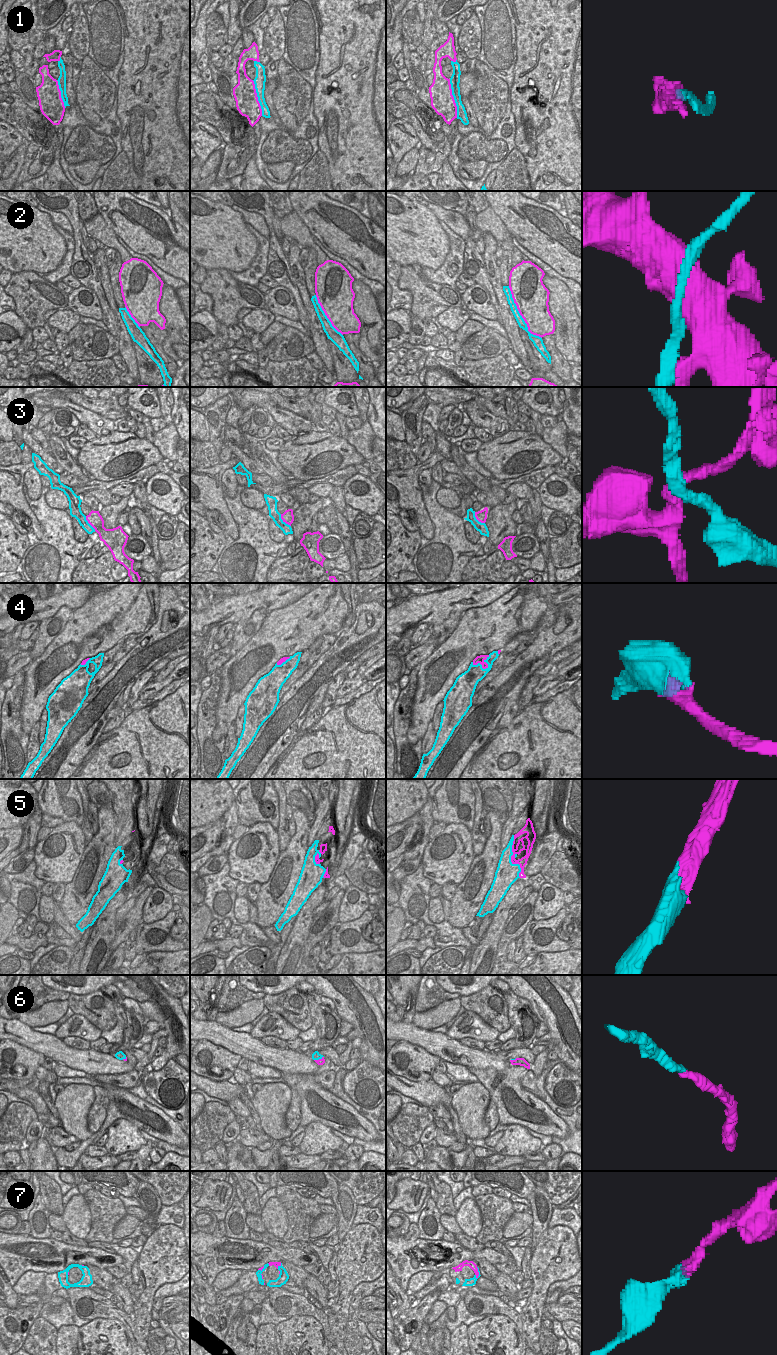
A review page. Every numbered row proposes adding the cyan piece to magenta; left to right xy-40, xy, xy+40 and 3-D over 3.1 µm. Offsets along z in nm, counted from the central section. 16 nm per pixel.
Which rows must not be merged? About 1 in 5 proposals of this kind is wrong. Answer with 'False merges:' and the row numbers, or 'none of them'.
False merges: 3

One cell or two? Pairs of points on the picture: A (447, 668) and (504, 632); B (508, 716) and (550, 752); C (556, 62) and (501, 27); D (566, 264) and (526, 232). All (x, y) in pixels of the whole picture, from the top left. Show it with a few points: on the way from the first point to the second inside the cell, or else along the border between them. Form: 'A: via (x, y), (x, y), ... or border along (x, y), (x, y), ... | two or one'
A: via (461, 654), (483, 632), (490, 632) | one
B: border along (519, 712), (506, 726), (497, 728) | two
C: border along (512, 13), (515, 19), (515, 60) | two
D: via (556, 254), (536, 234) | one

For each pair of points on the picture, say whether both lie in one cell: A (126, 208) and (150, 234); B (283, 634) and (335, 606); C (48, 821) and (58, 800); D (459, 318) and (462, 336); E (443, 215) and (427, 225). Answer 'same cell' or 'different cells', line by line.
A: same cell
B: same cell
C: different cells
D: different cells
E: different cells

